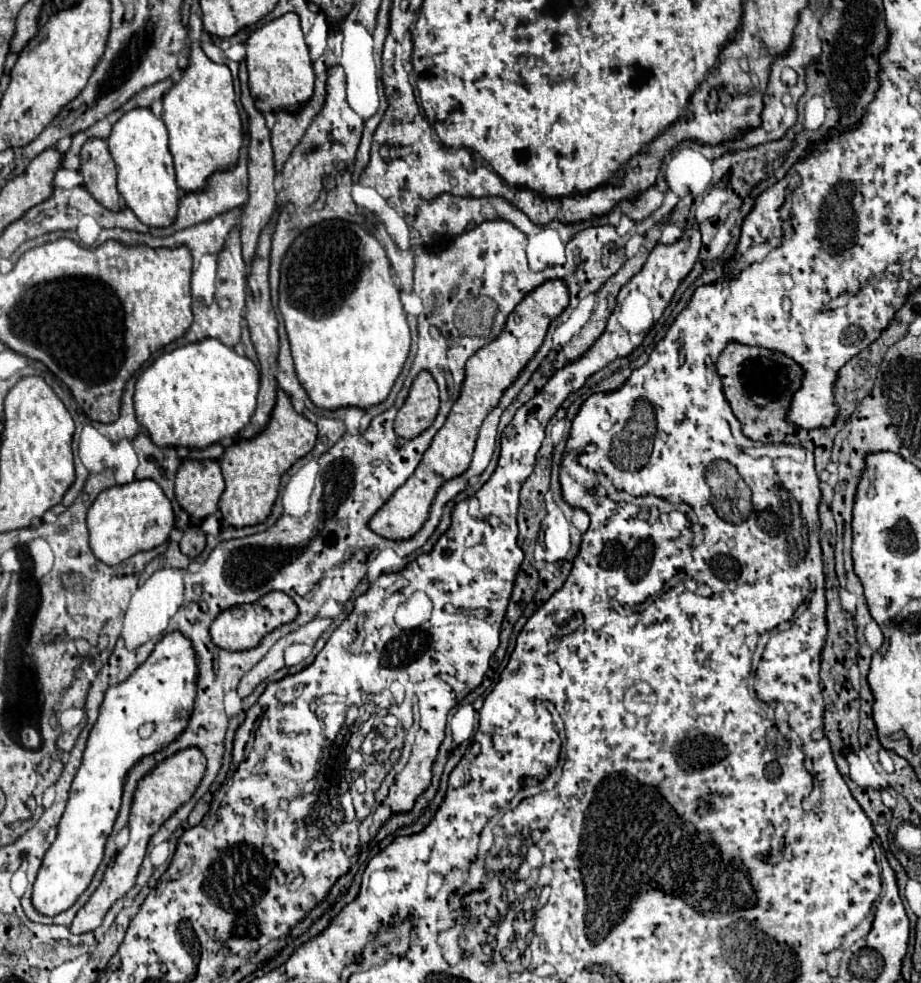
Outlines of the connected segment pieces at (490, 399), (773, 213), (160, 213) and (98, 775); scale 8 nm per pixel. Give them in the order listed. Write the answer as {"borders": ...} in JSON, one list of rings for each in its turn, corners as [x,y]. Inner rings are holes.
{"borders":[[[[549,279],[543,285],[535,287],[531,293],[523,297],[523,301],[513,309],[507,317],[503,331],[485,347],[477,349],[465,363],[465,381],[461,383],[461,393],[453,403],[443,427],[433,437],[431,445],[423,453],[421,463],[415,473],[385,501],[385,505],[371,517],[369,529],[385,539],[409,539],[419,531],[419,527],[427,519],[427,511],[439,491],[439,487],[451,479],[461,475],[473,457],[475,439],[479,427],[487,413],[499,403],[503,391],[517,379],[521,369],[529,363],[529,359],[541,347],[549,323],[561,315],[561,311],[569,305],[569,289],[563,279]]],[[[790,176],[778,181],[769,189],[765,189],[757,199],[751,209],[751,213],[743,219],[741,225],[741,235],[737,244],[737,254],[742,256],[751,243],[761,243],[769,237],[779,237],[781,235],[781,217],[779,217],[779,207],[783,203]]],[[[135,107],[127,111],[107,137],[109,151],[117,165],[117,189],[123,195],[127,207],[151,227],[167,227],[175,219],[175,207],[179,203],[179,187],[175,183],[173,159],[167,147],[167,127],[147,107]]],[[[175,631],[167,633],[155,645],[147,661],[139,665],[129,679],[105,691],[97,723],[89,733],[81,767],[69,791],[67,807],[57,825],[57,837],[47,849],[33,883],[31,903],[41,915],[57,915],[69,909],[89,887],[121,807],[121,789],[127,767],[151,751],[167,747],[167,743],[183,731],[183,723],[187,723],[187,715],[191,715],[195,701],[195,675],[195,649],[179,635],[179,631]],[[145,723],[155,723],[155,731],[147,739],[141,739],[139,727]]]]}

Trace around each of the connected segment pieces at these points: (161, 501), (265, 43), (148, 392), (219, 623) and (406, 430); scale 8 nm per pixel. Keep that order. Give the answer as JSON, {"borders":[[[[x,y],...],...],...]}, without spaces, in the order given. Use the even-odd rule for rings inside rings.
{"borders":[[[[135,479],[125,485],[113,485],[97,495],[87,511],[89,545],[93,555],[105,565],[117,565],[137,551],[153,549],[169,539],[175,527],[171,501],[153,479]]],[[[285,13],[251,31],[245,41],[245,49],[247,49],[245,63],[249,71],[249,89],[259,111],[263,113],[279,109],[291,111],[291,107],[299,107],[303,99],[309,99],[313,95],[315,73],[311,67],[309,49],[303,39],[297,13]]],[[[201,339],[159,355],[137,377],[133,403],[139,425],[149,433],[153,443],[159,443],[159,447],[205,449],[213,443],[229,443],[243,431],[255,413],[257,391],[259,369],[253,365],[253,361],[237,355],[231,347],[219,343],[219,339]]],[[[269,591],[263,597],[259,597],[255,603],[245,603],[245,605],[237,605],[221,611],[211,623],[209,633],[217,647],[227,651],[245,651],[255,647],[255,643],[259,643],[259,639],[263,639],[267,631],[273,631],[275,627],[289,623],[291,619],[295,619],[295,615],[297,615],[297,607],[291,597],[287,597],[281,591]]],[[[421,371],[405,399],[405,405],[397,411],[395,433],[403,439],[421,435],[435,419],[439,409],[439,389],[429,371]]]]}

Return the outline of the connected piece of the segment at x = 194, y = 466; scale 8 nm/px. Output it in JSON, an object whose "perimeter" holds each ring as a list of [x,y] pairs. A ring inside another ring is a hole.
{"perimeter":[[[183,459],[179,471],[177,471],[177,477],[175,477],[175,497],[179,501],[179,505],[195,519],[205,519],[209,515],[213,515],[217,511],[217,503],[219,503],[219,497],[225,489],[225,483],[223,483],[223,475],[221,475],[221,469],[219,469],[219,463],[213,461],[213,459],[203,459],[203,461],[197,461],[197,459]]]}

